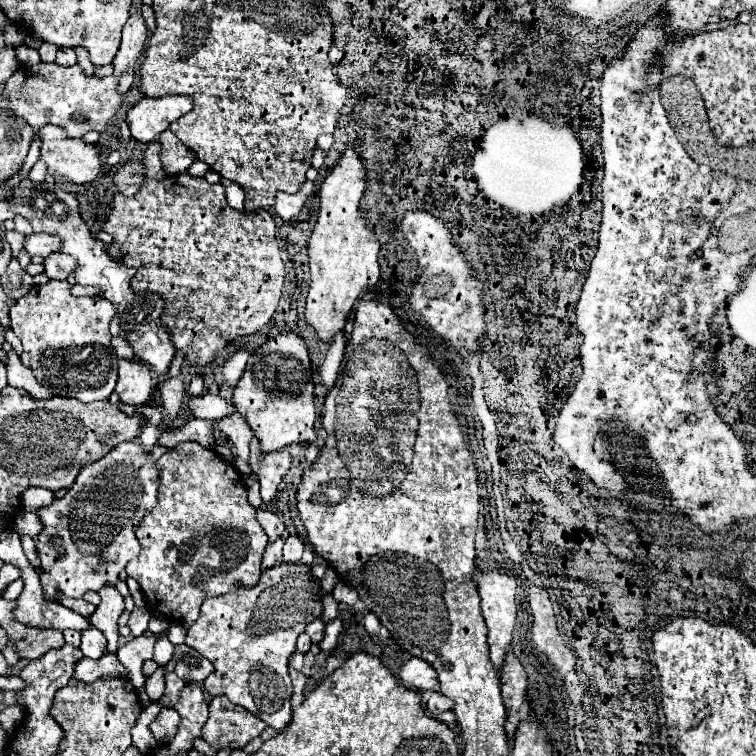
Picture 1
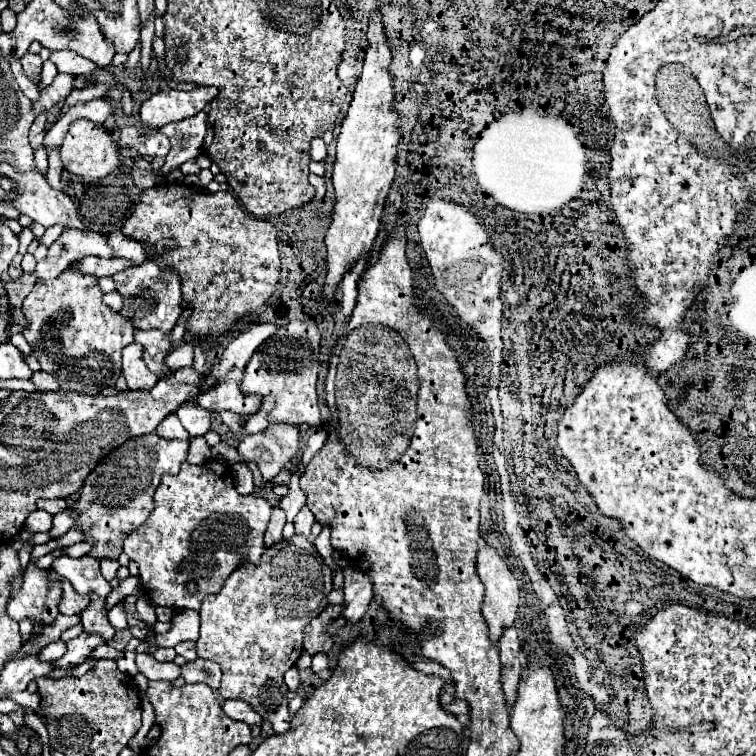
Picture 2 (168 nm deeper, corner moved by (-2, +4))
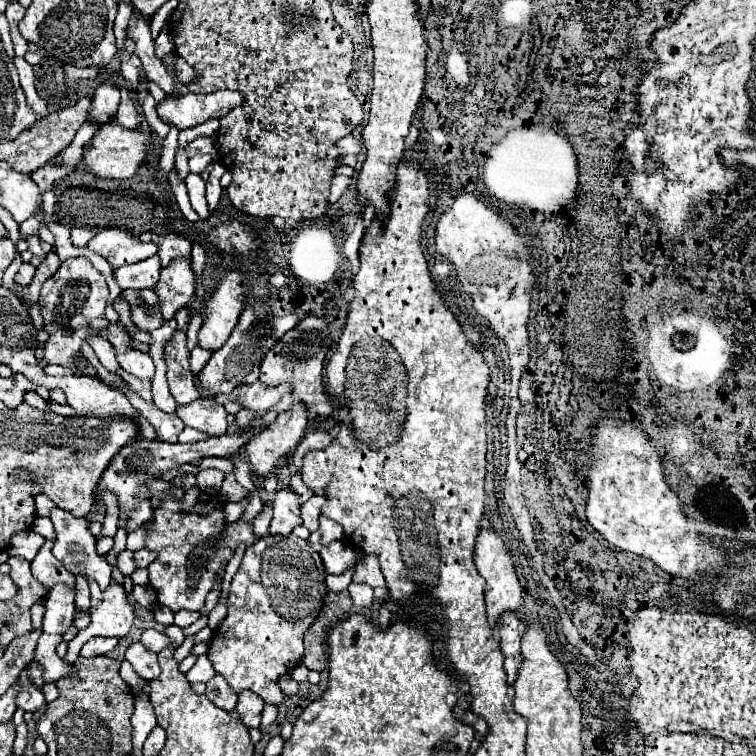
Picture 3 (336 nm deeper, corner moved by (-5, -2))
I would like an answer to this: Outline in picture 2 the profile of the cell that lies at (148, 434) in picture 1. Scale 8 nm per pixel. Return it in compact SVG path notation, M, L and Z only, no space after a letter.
M176 414L166 416L166 418L160 422L160 426L156 428L156 434L162 436L162 438L184 438L184 440L190 438L190 434L186 432L186 428L182 426L182 422L178 420Z

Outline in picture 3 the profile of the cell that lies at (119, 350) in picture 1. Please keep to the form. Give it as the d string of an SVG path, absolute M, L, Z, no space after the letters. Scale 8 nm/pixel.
M173 334L167 342L163 358L167 362L167 382L177 404L189 404L197 400L193 372L189 370L189 350L185 346L185 334Z

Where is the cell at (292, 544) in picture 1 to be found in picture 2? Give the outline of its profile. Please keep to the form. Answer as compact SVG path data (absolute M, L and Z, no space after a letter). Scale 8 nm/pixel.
M304 506L304 508L298 512L298 516L294 518L296 532L300 532L300 534L304 534L304 536L308 536L308 534L310 534L312 524L314 524L314 516L312 516L310 508L308 508L308 506Z

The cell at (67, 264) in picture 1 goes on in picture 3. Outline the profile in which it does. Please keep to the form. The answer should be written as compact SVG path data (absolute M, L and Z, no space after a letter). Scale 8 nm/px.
M151 256L147 260L135 262L135 264L127 264L127 266L119 266L113 270L113 280L119 284L119 288L127 290L127 288L153 288L157 278L159 278L159 270L161 270L161 262L157 256Z

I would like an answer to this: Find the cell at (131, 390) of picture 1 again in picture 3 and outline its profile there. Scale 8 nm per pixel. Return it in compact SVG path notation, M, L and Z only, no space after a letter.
M129 350L125 354L119 354L117 362L121 364L125 372L137 376L139 380L153 380L155 376L155 366L153 366L151 356L141 350Z

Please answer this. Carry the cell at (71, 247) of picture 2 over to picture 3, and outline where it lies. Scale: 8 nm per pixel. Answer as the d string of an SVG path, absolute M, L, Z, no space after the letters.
M107 228L89 240L87 250L107 258L107 262L115 268L153 256L157 252L157 244L143 244L129 232L123 232L119 228Z

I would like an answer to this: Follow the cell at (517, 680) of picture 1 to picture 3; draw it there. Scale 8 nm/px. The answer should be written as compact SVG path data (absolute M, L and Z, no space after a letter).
M503 614L499 618L499 638L501 638L501 652L505 656L505 672L507 672L507 684L509 684L509 698L513 700L513 682L517 680L519 666L523 662L521 656L521 638L525 634L525 624L517 618L517 614Z

